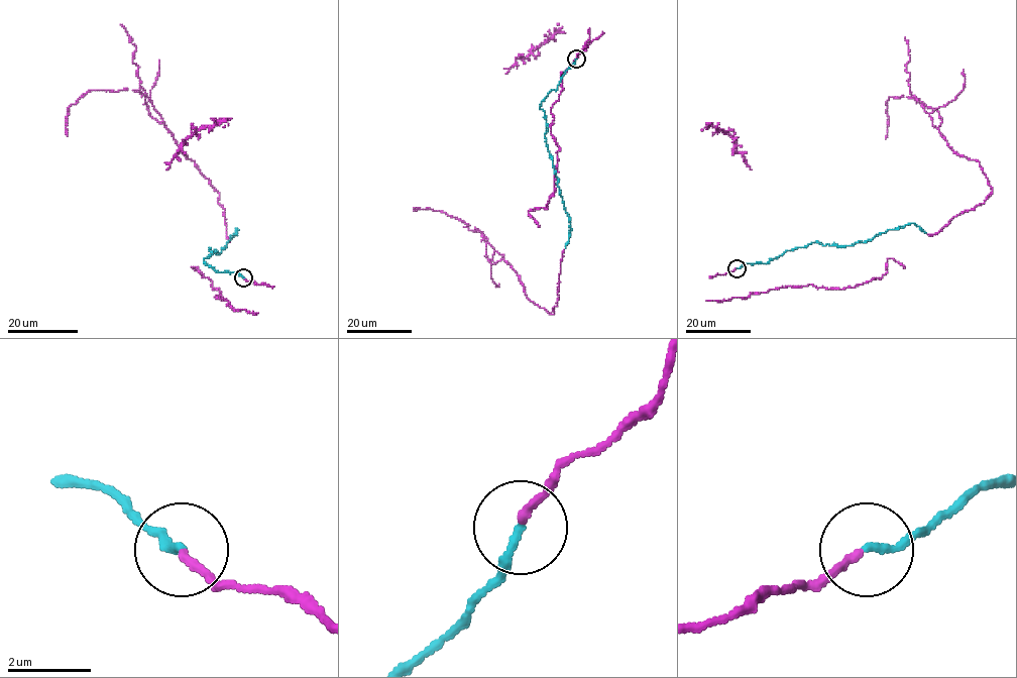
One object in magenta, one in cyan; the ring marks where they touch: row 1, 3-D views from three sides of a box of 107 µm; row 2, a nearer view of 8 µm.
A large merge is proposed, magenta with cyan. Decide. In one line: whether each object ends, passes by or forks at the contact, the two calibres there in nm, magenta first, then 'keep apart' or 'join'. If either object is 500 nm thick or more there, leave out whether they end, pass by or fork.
magenta ends there; cyan ends there; 200 nm thick on the magenta side, 190 nm on the other; join

